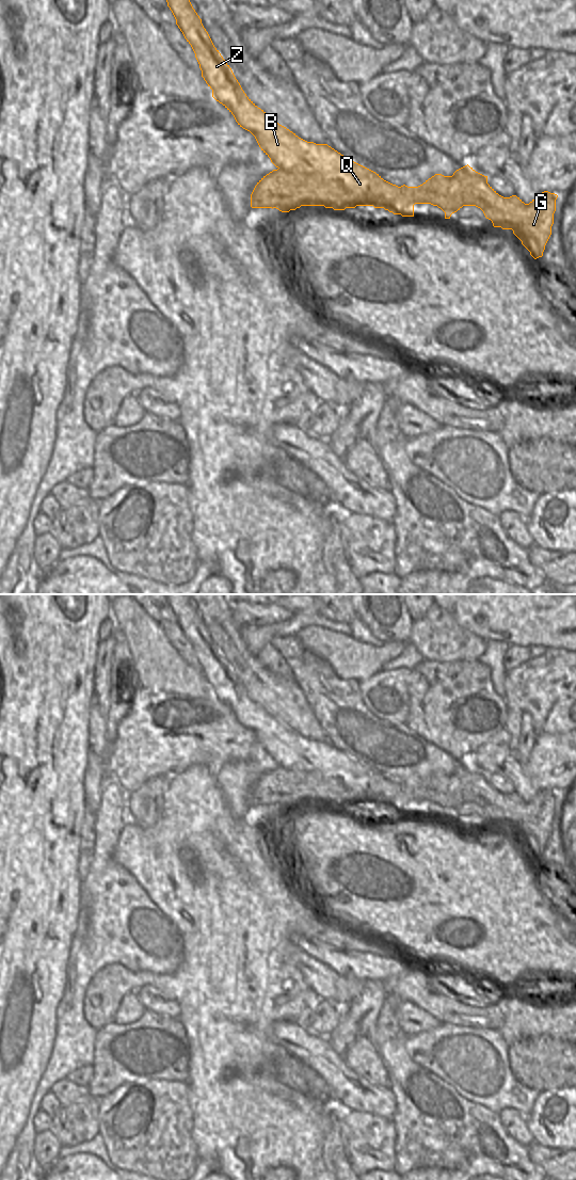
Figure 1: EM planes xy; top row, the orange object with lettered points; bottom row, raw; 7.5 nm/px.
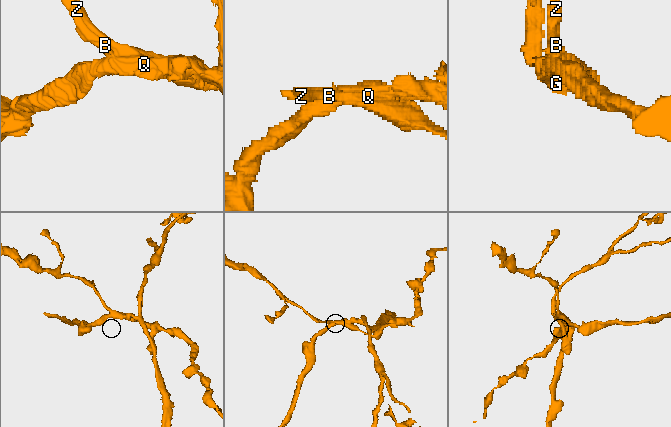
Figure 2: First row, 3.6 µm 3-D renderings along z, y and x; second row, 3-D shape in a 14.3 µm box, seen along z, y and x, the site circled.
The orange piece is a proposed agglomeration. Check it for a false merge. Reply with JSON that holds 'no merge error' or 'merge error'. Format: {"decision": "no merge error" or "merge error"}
{"decision": "merge error"}

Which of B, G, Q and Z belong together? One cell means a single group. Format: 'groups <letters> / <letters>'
groups B Q Z / G

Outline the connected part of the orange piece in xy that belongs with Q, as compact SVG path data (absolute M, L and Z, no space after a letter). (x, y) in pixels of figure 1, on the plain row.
M165 594L165 597L176 622L195 651L202 674L212 687L212 695L234 713L240 724L255 734L261 748L276 765L299 771L311 765L323 767L350 788L350 795L372 795L374 806L414 814L414 801L400 784L384 778L375 769L327 742L316 742L299 735L258 705L246 693L231 666L214 644L189 595Z

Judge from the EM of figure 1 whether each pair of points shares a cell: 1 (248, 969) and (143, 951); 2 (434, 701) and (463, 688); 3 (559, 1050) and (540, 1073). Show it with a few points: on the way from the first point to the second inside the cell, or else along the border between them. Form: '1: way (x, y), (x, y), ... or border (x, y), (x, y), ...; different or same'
1: border (180, 933), (182, 959), (163, 974); different
2: way (442, 701), (450, 701), (456, 696); same
3: way (555, 1055), (542, 1068); same

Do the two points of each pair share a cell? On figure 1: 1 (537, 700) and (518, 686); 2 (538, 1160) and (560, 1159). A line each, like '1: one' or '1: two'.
1: one
2: one

